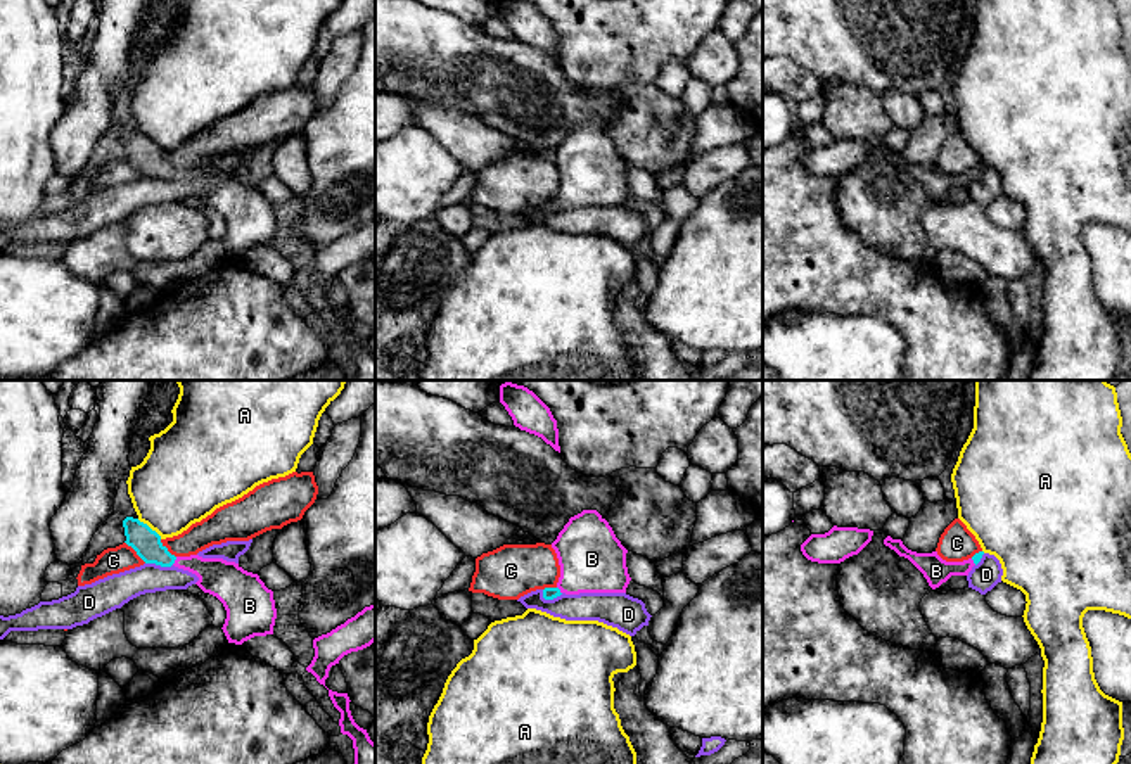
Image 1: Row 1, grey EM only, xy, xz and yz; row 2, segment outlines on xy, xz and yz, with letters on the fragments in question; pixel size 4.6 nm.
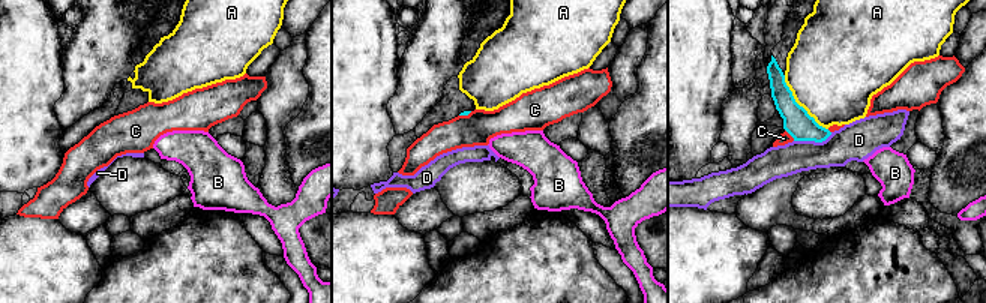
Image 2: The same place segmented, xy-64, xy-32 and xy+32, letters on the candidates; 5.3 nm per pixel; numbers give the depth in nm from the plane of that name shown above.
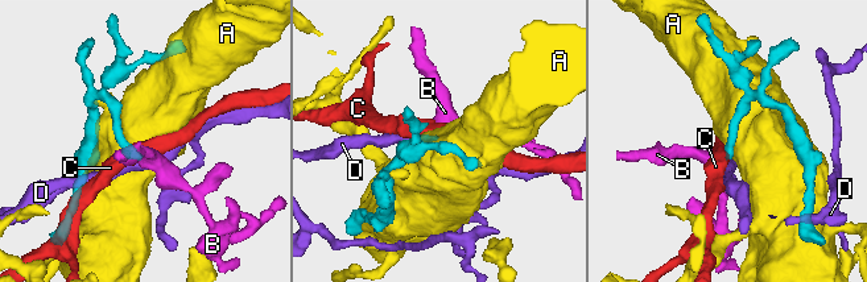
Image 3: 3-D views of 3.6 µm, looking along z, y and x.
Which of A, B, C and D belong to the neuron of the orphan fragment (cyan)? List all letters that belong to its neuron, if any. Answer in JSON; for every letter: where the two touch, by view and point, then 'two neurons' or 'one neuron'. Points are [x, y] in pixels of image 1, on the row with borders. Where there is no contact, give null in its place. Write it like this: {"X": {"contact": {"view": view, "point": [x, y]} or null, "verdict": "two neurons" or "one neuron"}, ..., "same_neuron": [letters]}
{"A": {"contact": {"view": "xy", "point": [147, 526]}, "verdict": "two neurons"}, "B": {"contact": {"view": "xy", "point": [175, 559]}, "verdict": "one neuron"}, "C": {"contact": {"view": "xy", "point": [135, 550]}, "verdict": "two neurons"}, "D": {"contact": {"view": "xy", "point": [159, 564]}, "verdict": "two neurons"}, "same_neuron": ["B"]}

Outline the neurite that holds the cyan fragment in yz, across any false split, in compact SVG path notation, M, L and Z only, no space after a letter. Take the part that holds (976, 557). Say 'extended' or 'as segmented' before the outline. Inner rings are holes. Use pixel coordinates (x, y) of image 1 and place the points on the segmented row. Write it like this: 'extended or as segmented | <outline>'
extended | M891 536L884 539L884 544L894 550L899 557L908 558L923 574L932 589L939 588L951 576L968 576L972 567L977 565L984 555L984 551L979 551L963 562L946 562L937 551L917 553L908 550L901 539L892 539Z

